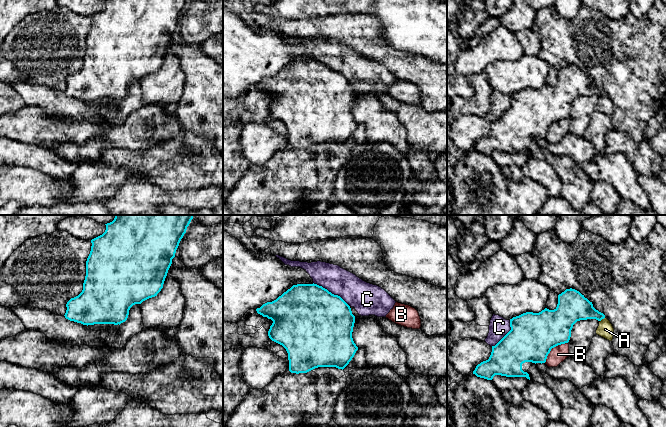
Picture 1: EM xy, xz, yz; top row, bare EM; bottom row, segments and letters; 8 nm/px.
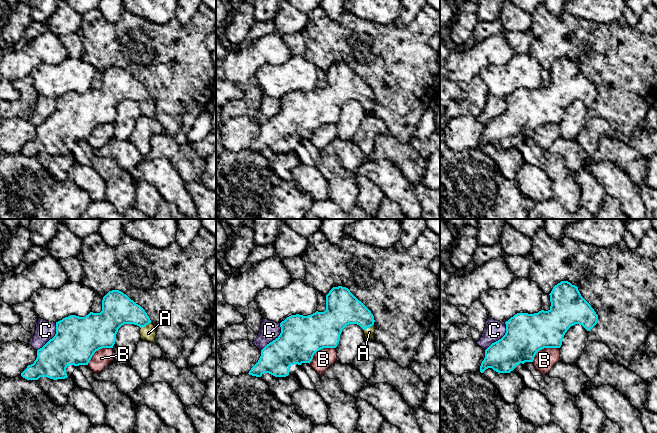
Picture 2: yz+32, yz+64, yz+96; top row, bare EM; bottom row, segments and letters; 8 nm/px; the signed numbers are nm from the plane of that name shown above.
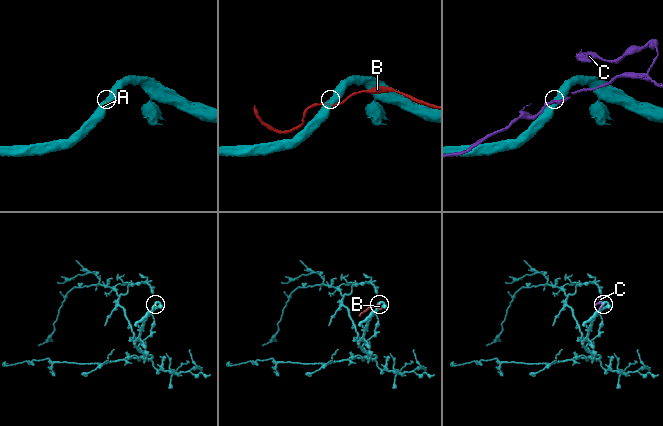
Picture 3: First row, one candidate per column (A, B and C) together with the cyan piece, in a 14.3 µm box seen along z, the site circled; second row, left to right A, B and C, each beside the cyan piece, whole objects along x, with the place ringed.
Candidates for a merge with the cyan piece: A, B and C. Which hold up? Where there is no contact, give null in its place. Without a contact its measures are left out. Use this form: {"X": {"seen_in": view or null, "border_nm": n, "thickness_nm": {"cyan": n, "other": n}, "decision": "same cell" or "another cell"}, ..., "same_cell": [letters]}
{"A": {"seen_in": "yz", "border_nm": 50, "thickness_nm": {"cyan": 240, "other": 130}, "decision": "same cell"}, "B": {"seen_in": "yz", "border_nm": 260, "thickness_nm": {"cyan": 360, "other": 140}, "decision": "another cell"}, "C": {"seen_in": "xz", "border_nm": 340, "thickness_nm": {"cyan": 500, "other": 220}, "decision": "another cell"}, "same_cell": ["A"]}

